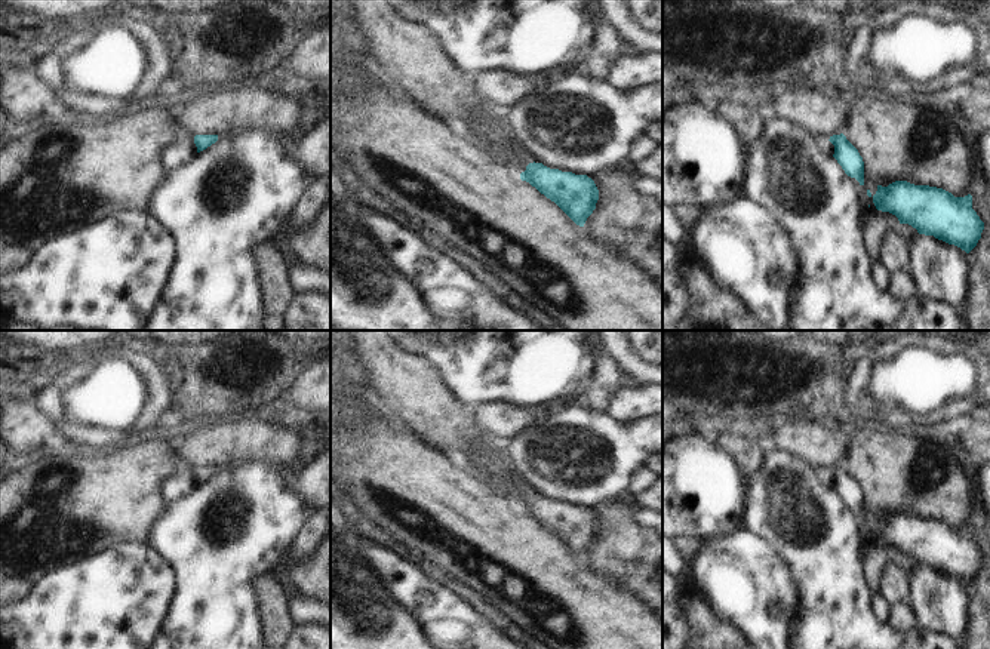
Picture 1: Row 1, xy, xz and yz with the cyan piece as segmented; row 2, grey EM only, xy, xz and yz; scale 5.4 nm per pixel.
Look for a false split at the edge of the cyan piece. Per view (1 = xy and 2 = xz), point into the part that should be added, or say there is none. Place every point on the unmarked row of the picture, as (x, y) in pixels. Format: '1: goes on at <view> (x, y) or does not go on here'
1: goes on at xy (177, 486)
2: goes on at xz (517, 492)

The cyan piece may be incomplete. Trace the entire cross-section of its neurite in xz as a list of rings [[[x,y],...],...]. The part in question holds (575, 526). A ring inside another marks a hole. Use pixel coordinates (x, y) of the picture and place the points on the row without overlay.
[[[492,455],[483,456],[482,464],[486,467],[482,471],[486,476],[486,483],[511,499],[522,513],[529,514],[541,526],[554,533],[577,557],[584,559],[599,532],[599,522],[591,510],[535,495],[525,482],[501,480],[498,476],[504,467]]]

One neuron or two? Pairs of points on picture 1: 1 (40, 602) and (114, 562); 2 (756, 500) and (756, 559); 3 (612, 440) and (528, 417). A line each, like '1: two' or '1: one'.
1: one
2: two
3: two

